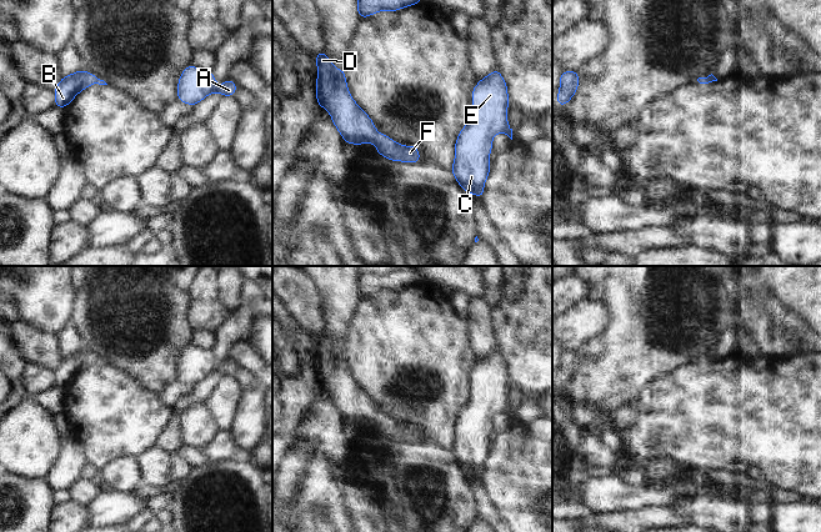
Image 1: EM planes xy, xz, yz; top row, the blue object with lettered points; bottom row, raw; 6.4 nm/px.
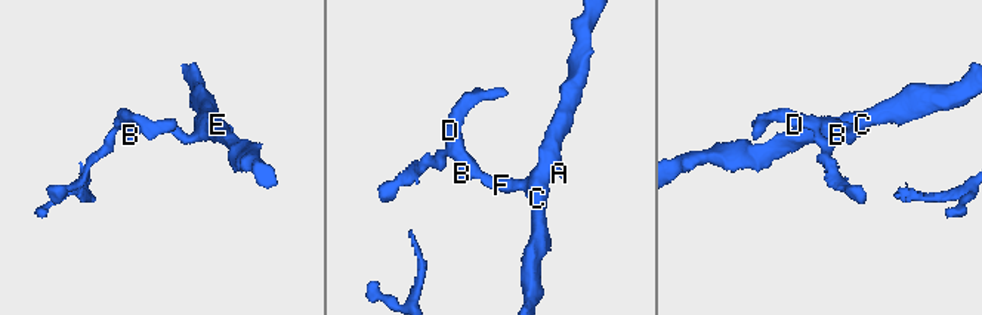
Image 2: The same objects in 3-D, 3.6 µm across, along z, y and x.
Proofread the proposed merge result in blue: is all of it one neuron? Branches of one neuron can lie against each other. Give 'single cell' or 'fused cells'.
single cell

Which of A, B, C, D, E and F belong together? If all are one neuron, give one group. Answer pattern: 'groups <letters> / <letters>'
groups A B C D E F

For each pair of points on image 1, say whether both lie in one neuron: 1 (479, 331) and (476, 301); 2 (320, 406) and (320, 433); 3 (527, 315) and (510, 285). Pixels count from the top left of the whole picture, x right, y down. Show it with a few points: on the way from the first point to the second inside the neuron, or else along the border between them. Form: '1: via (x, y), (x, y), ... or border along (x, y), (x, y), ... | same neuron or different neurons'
1: via (479, 324), (477, 309) | same neuron
2: via (320, 412), (320, 427) | same neuron
3: border along (524, 279), (517, 292), (501, 295) | different neurons

